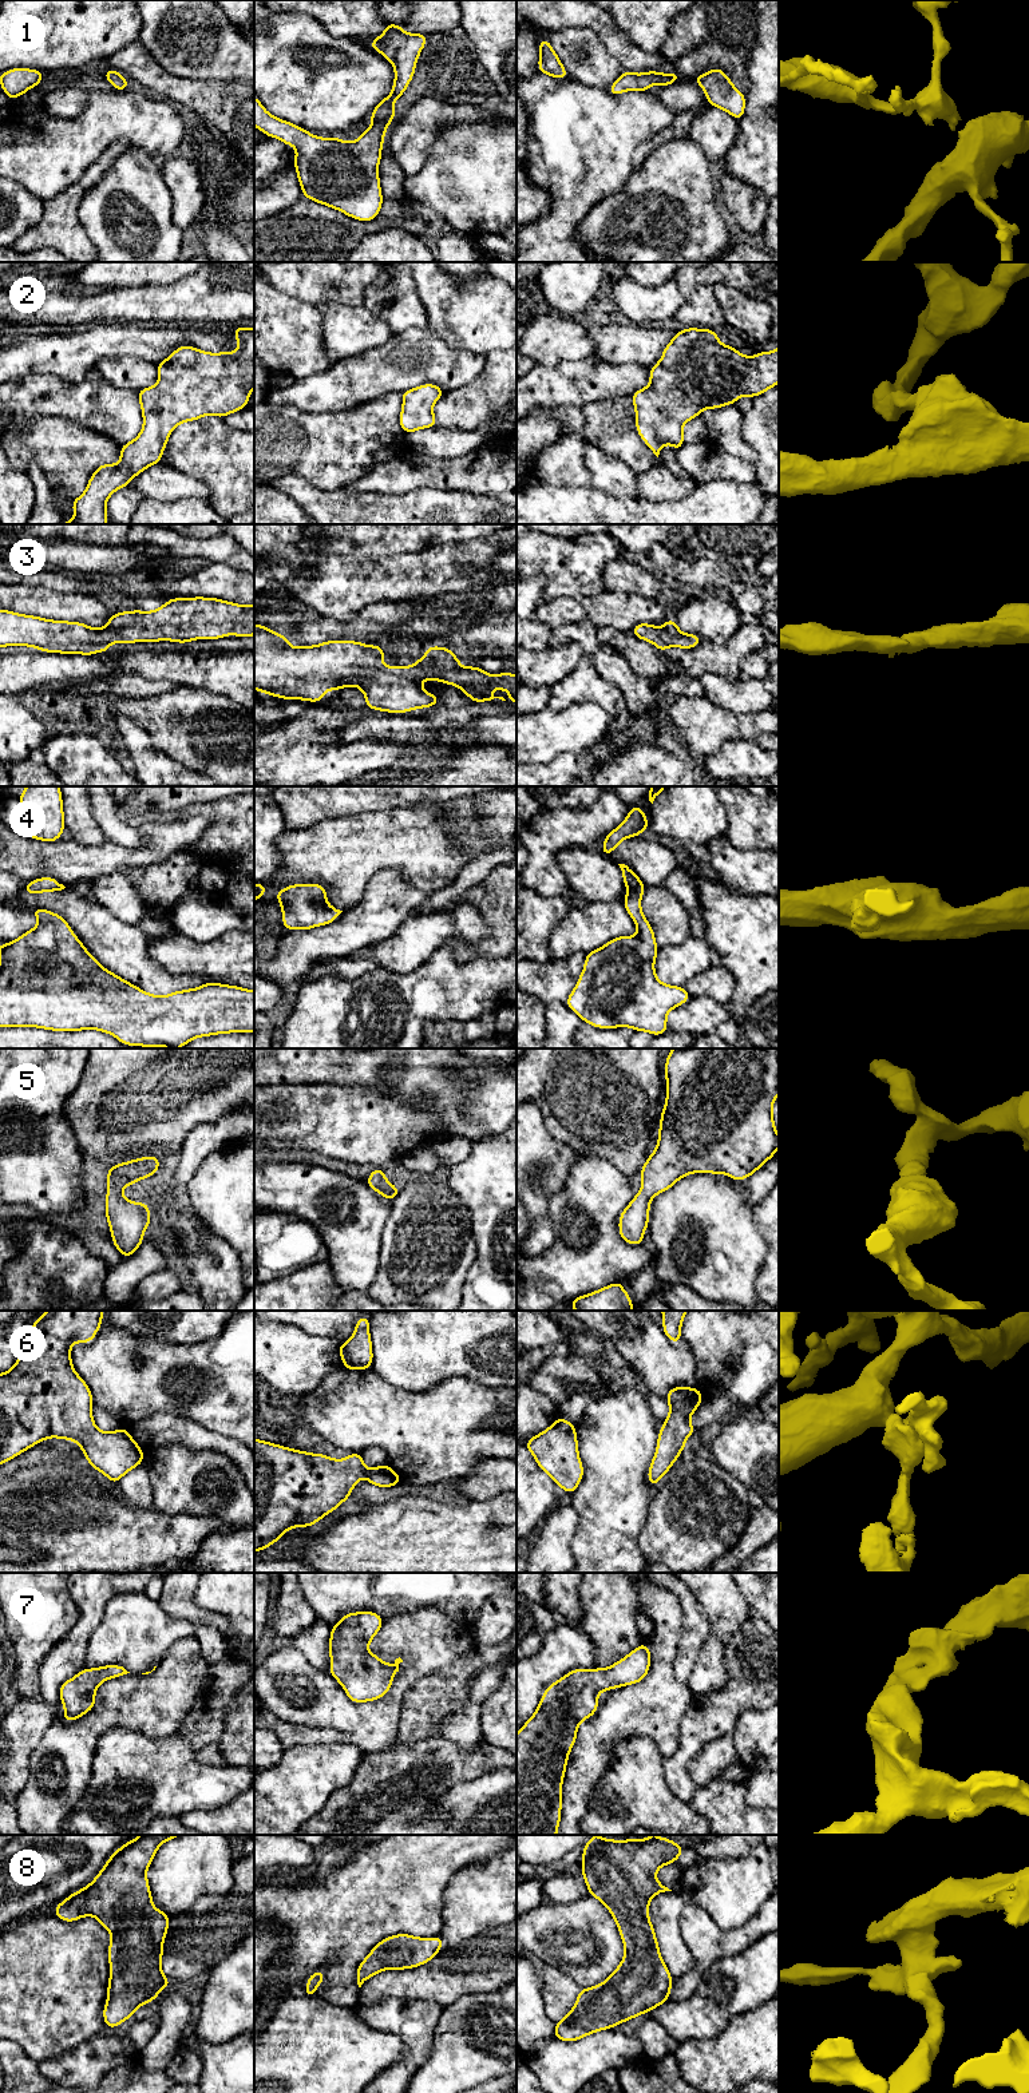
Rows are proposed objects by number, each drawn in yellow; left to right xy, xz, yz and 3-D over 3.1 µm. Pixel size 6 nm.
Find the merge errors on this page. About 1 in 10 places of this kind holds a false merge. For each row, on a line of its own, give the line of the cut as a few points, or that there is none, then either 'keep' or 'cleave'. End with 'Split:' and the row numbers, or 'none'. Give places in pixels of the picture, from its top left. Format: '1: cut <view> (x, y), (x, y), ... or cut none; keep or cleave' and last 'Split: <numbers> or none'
1: cut none; keep
2: cut none; keep
3: cut none; keep
4: cut none; keep
5: cut none; keep
6: cut none; keep
7: cut none; keep
8: cut none; keep
Split: none

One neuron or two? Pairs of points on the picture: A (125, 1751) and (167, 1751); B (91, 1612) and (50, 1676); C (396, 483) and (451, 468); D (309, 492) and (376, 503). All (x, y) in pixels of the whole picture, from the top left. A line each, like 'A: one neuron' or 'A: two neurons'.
A: one neuron
B: one neuron
C: one neuron
D: one neuron

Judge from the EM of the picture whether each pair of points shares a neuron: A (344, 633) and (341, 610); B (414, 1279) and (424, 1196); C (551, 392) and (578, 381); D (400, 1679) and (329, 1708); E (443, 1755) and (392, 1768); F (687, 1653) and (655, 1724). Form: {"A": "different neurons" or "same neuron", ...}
{"A": "different neurons", "B": "same neuron", "C": "same neuron", "D": "same neuron", "E": "same neuron", "F": "different neurons"}

